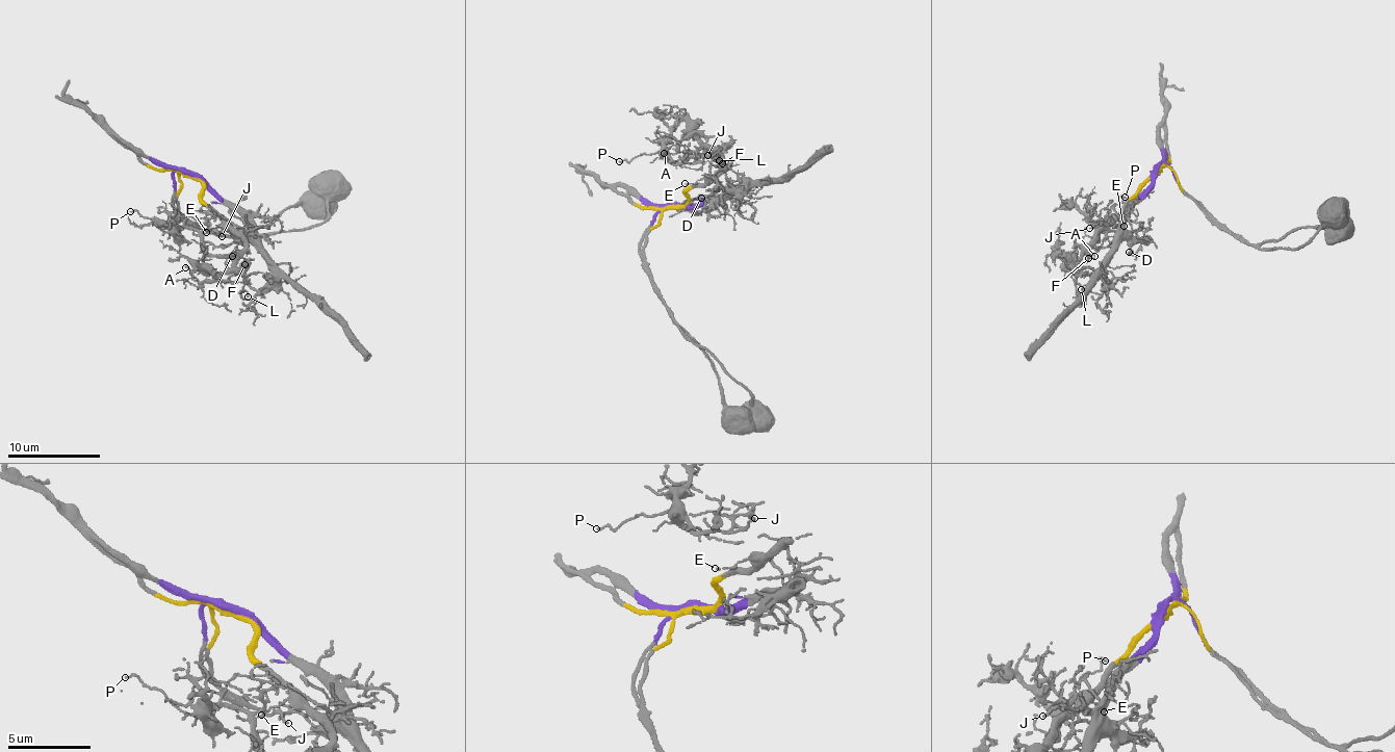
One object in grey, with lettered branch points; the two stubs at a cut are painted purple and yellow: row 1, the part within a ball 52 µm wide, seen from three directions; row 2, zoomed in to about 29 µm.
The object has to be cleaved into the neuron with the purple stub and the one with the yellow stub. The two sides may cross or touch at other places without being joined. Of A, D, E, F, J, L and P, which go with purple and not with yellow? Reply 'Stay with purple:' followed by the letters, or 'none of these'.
Stay with purple: D, L

